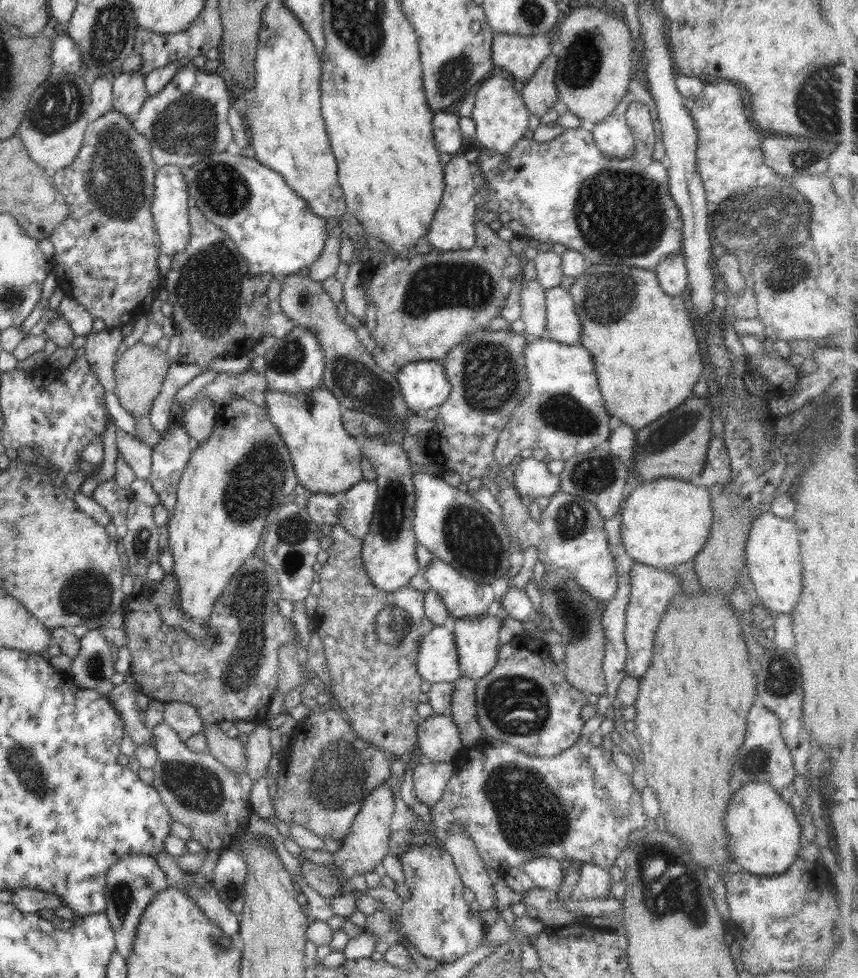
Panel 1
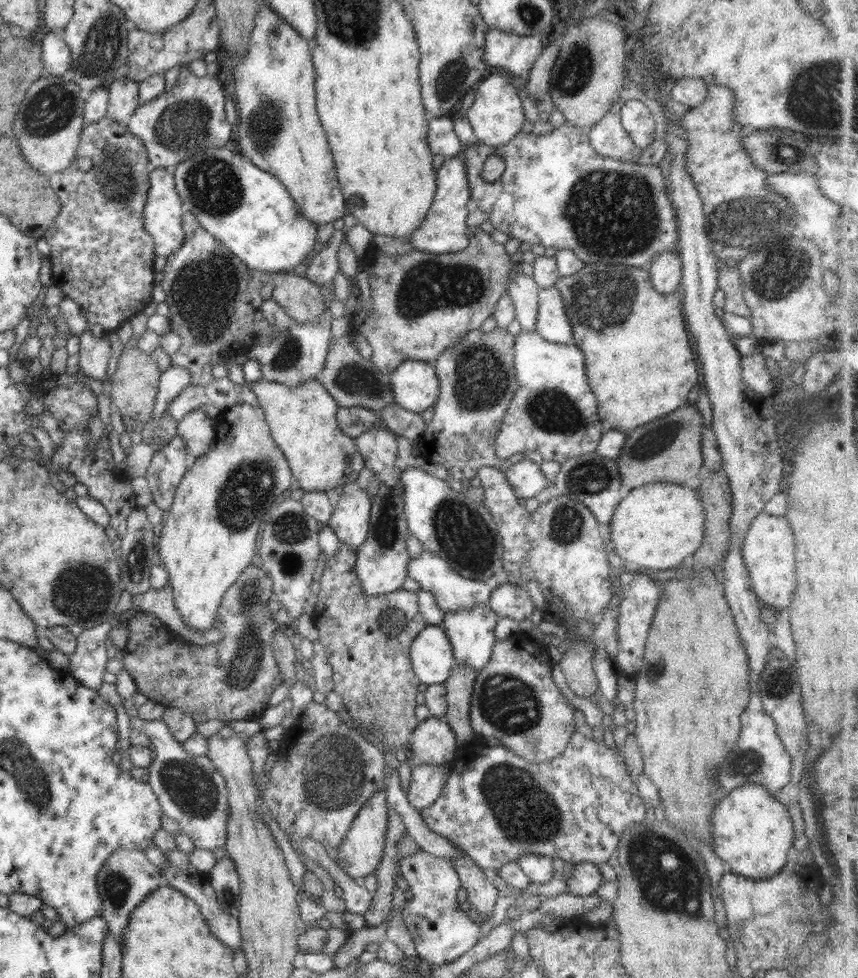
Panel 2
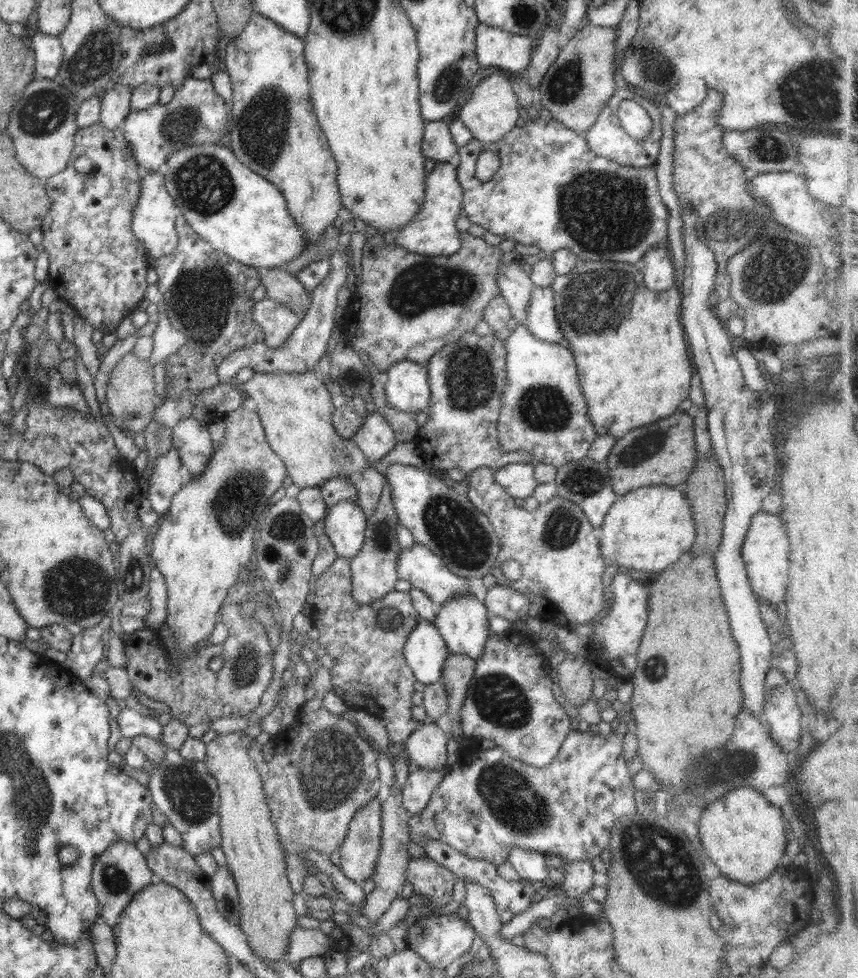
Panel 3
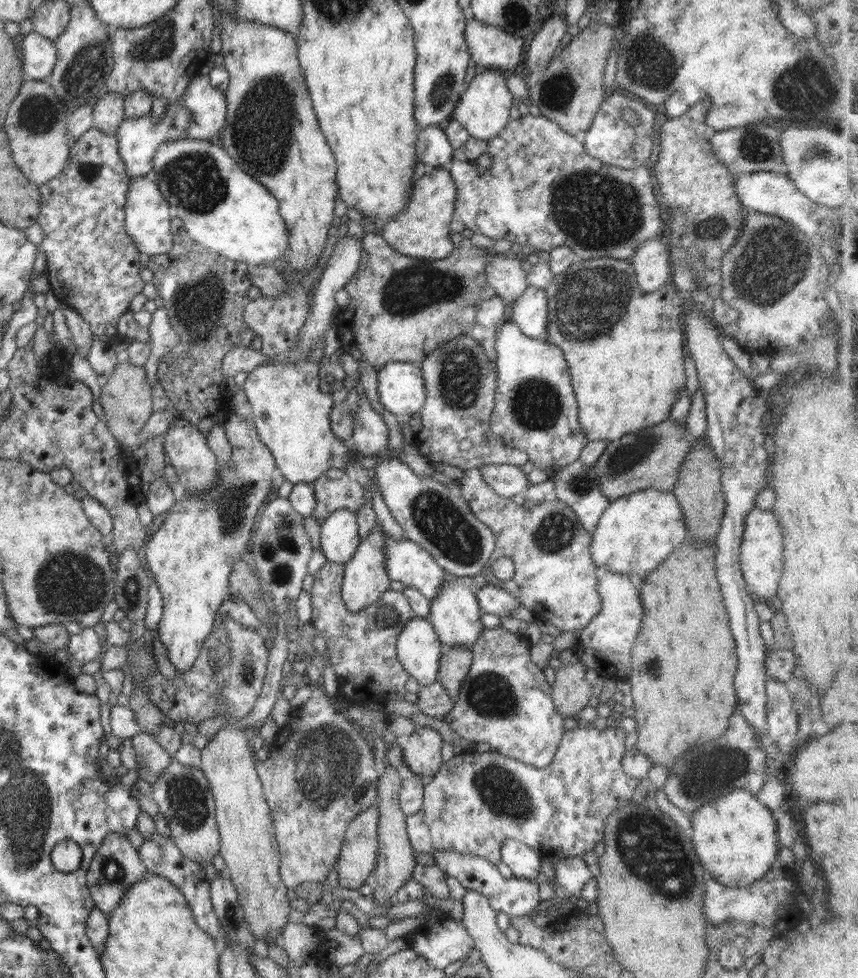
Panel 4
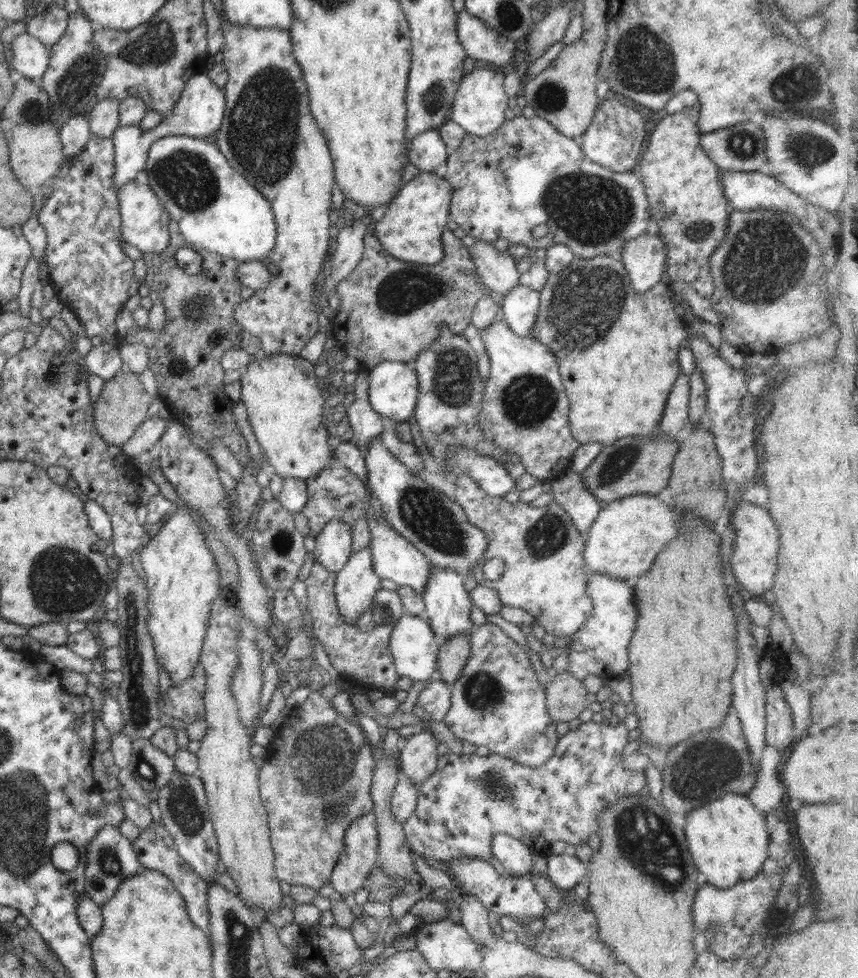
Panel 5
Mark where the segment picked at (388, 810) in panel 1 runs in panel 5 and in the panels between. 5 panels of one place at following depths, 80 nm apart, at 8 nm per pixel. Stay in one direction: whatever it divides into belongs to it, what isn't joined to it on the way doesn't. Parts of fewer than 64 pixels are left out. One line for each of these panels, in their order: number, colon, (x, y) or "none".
2: (360, 853)
3: (359, 853)
4: (359, 853)
5: (360, 855)

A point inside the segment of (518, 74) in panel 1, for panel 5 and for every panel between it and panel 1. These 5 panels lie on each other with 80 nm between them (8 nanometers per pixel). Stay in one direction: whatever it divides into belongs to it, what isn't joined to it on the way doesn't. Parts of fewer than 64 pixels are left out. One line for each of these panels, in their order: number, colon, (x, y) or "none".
2: (517, 53)
3: (494, 47)
4: (489, 46)
5: (480, 42)

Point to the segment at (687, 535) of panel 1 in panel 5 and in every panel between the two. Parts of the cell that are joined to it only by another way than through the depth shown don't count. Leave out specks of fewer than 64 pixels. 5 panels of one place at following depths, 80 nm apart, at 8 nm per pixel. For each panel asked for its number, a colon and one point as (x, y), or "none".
2: (656, 525)
3: (648, 528)
4: (635, 532)
5: (628, 533)

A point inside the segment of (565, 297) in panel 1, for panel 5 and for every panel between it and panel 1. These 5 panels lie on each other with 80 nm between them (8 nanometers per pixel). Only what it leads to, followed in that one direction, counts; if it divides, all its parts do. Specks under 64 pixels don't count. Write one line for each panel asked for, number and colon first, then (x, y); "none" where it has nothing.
2: (552, 324)
3: (541, 314)
4: (530, 312)
5: (519, 308)

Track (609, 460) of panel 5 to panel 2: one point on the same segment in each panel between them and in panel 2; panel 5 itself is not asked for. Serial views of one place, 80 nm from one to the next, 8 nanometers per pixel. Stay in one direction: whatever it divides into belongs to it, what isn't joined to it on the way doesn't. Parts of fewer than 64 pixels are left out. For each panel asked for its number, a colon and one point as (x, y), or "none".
2: (669, 449)
3: (663, 453)
4: (650, 459)

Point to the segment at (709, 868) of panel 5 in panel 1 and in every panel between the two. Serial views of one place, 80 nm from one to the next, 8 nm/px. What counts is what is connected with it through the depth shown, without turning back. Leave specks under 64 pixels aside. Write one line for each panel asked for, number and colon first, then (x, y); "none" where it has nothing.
1: (764, 832)
2: (752, 832)
3: (744, 836)
4: (734, 837)

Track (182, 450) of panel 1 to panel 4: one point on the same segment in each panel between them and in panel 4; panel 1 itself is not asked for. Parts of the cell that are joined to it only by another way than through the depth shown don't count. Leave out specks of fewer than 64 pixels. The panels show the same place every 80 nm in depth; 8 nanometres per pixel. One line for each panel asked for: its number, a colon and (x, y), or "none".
2: (168, 465)
3: (168, 475)
4: (160, 497)

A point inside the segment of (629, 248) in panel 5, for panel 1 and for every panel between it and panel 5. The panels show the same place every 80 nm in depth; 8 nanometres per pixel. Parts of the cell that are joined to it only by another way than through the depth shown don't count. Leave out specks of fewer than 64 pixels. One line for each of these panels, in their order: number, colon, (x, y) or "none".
1: (671, 272)
2: (665, 271)
3: (658, 272)
4: (650, 261)

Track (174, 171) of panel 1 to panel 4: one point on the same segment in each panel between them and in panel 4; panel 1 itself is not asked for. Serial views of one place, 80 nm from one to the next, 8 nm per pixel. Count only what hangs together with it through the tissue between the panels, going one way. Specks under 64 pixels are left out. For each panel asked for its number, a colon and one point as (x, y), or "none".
2: (163, 210)
3: (154, 218)
4: (148, 216)

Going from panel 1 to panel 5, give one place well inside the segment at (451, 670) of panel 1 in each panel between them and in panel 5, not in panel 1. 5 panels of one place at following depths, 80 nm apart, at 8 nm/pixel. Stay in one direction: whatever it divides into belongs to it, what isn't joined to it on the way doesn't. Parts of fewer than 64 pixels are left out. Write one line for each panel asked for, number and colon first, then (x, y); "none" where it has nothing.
2: (431, 654)
3: (425, 651)
4: (418, 648)
5: (413, 645)

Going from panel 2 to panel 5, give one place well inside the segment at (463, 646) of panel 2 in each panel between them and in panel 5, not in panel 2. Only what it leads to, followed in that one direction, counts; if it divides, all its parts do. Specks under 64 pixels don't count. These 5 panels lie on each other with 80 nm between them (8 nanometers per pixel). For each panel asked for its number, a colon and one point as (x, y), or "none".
3: (462, 621)
4: (455, 614)
5: (447, 604)

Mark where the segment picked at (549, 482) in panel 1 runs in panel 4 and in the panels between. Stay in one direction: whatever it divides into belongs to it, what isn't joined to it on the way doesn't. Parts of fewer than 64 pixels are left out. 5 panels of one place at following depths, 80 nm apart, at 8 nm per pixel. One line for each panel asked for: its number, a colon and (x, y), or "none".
2: (525, 477)
3: (518, 480)
4: (506, 480)

